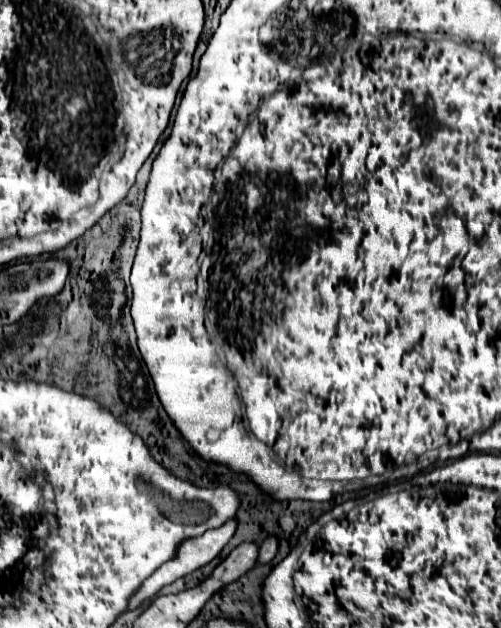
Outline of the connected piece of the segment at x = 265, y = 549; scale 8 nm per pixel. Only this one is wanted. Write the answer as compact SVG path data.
M266 538L266 542L260 544L260 554L256 558L256 564L268 564L274 556L276 556L276 550L278 550L278 542L274 542L274 538Z

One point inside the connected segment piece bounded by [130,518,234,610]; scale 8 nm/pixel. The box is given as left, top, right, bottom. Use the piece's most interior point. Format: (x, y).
(194, 553)

